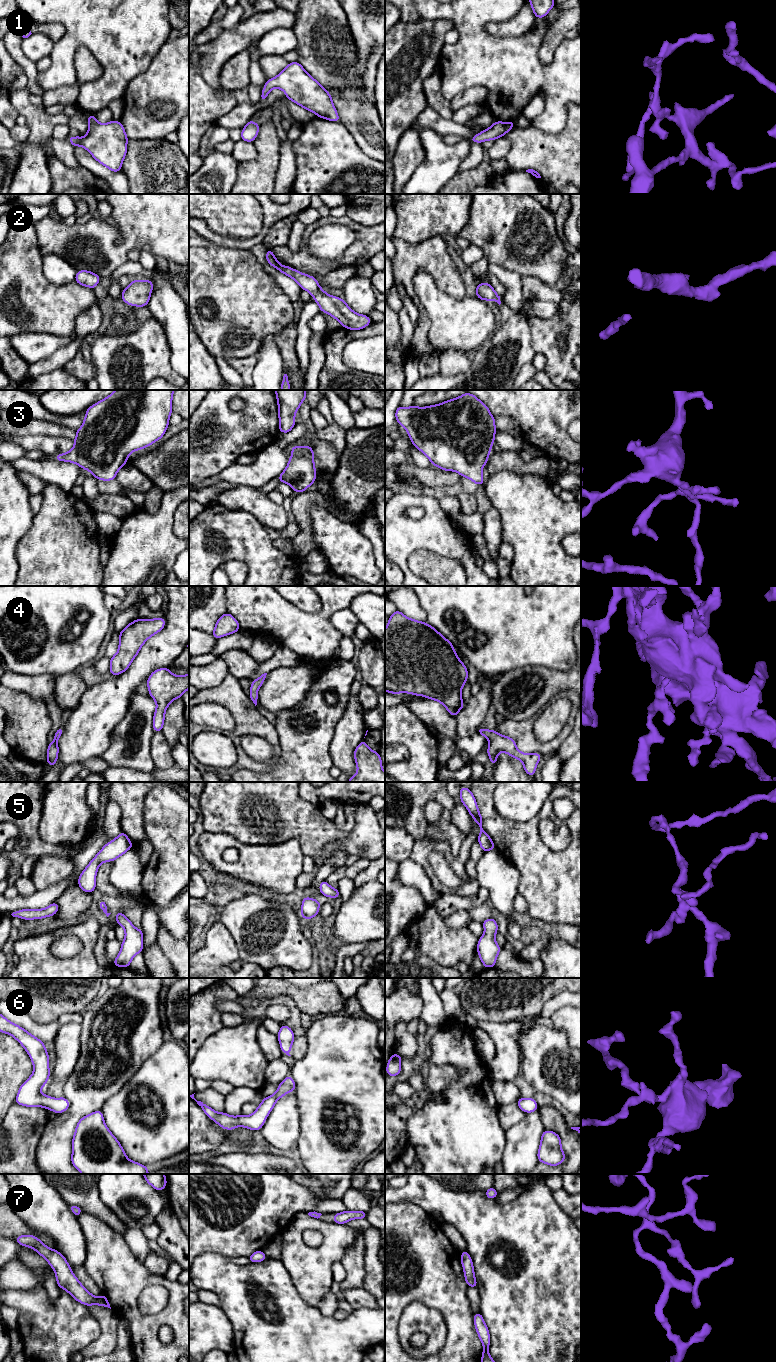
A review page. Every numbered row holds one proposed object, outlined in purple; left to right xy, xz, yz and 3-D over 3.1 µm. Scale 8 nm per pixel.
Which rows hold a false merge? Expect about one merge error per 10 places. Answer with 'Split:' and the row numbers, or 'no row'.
Split: no row

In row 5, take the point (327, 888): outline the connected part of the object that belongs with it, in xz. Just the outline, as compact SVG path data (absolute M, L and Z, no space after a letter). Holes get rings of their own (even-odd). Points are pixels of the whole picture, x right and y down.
M326 880L322 881L319 885L320 893L330 898L340 898L340 893L337 888L332 888Z

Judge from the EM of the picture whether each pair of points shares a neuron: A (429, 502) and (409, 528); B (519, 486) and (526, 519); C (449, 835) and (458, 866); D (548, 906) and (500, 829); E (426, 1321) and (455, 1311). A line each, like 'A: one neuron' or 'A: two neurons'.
A: one neuron
B: one neuron
C: two neurons
D: one neuron
E: two neurons

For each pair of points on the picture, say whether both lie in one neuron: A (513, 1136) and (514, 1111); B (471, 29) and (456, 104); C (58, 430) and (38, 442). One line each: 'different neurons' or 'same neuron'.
A: different neurons
B: different neurons
C: different neurons

